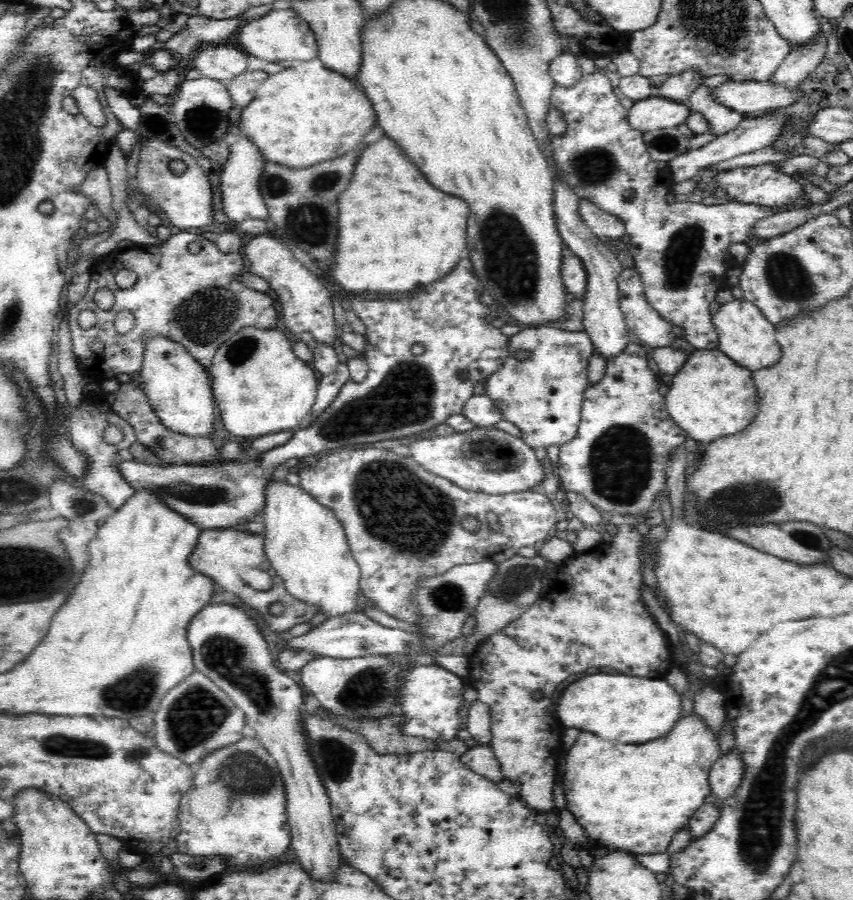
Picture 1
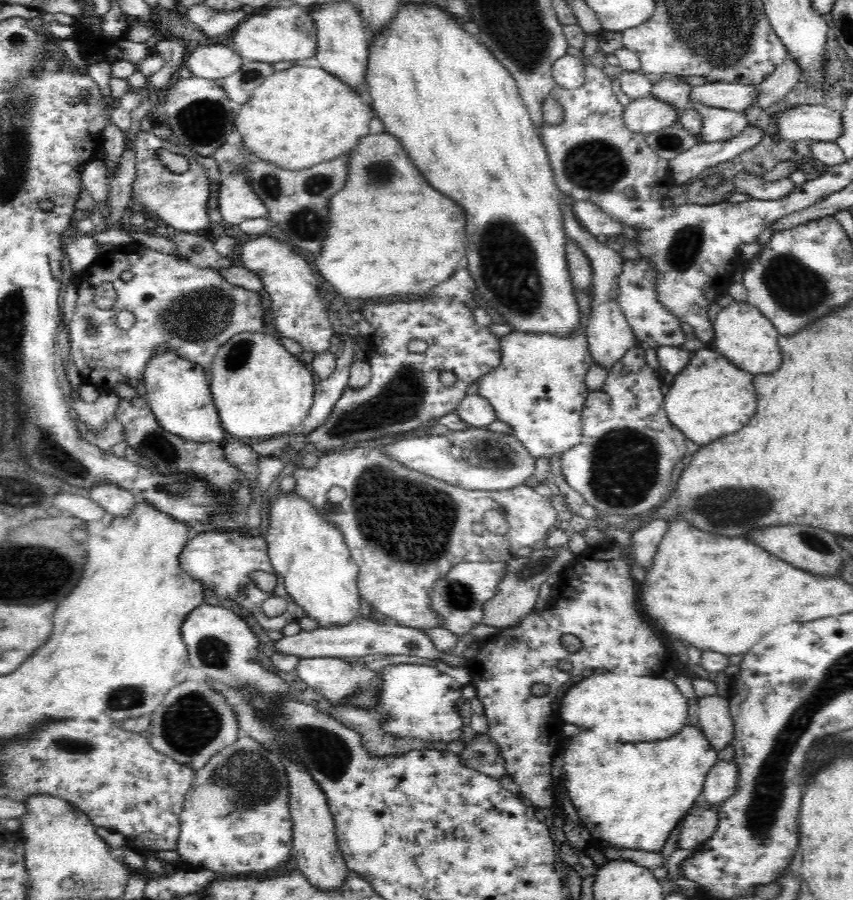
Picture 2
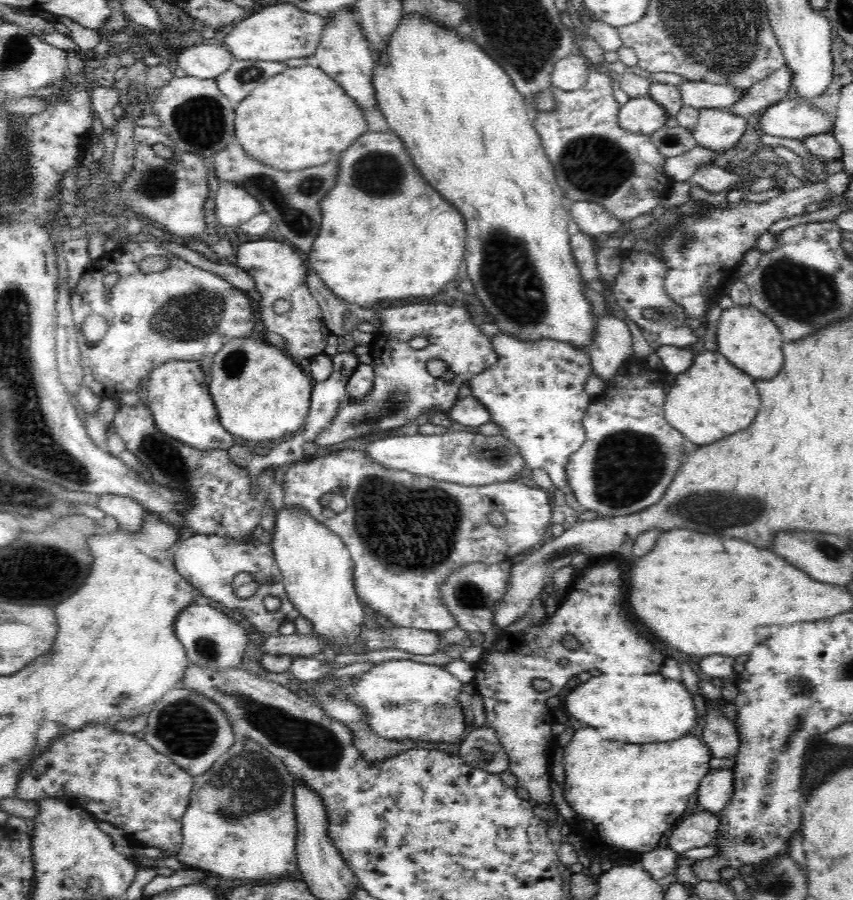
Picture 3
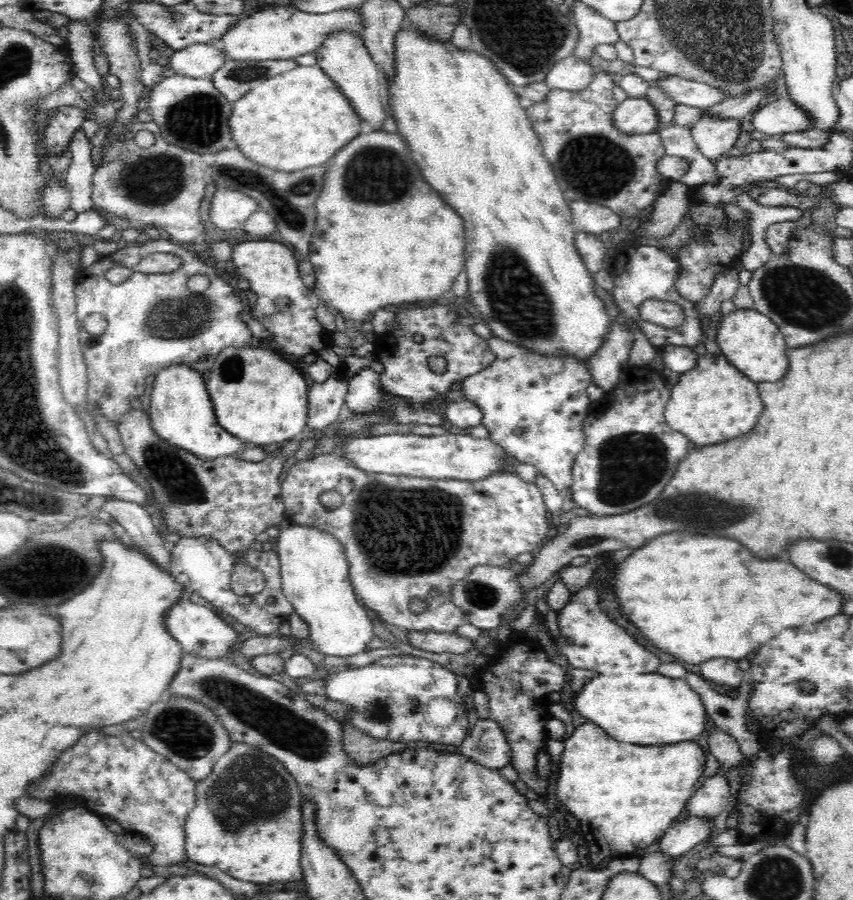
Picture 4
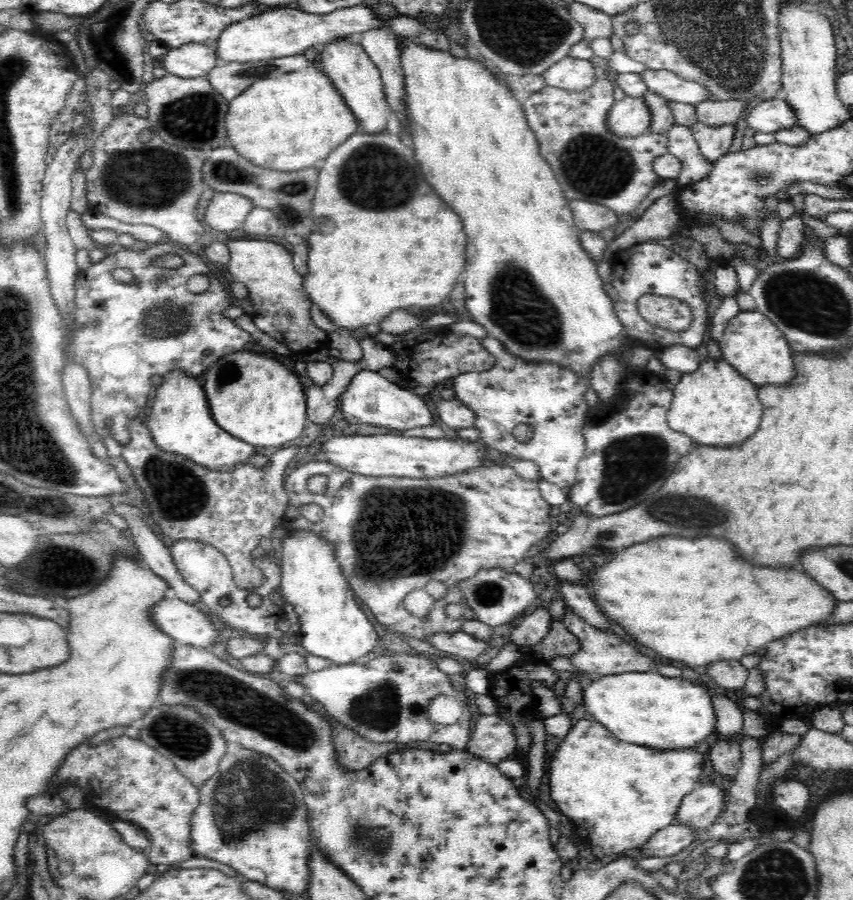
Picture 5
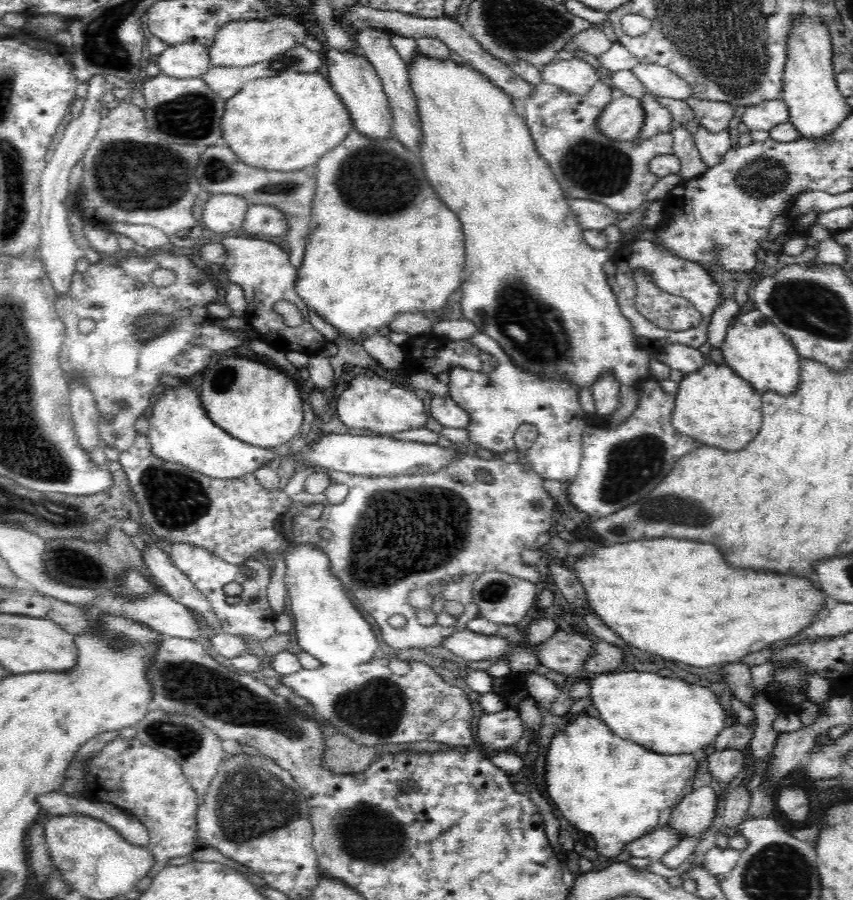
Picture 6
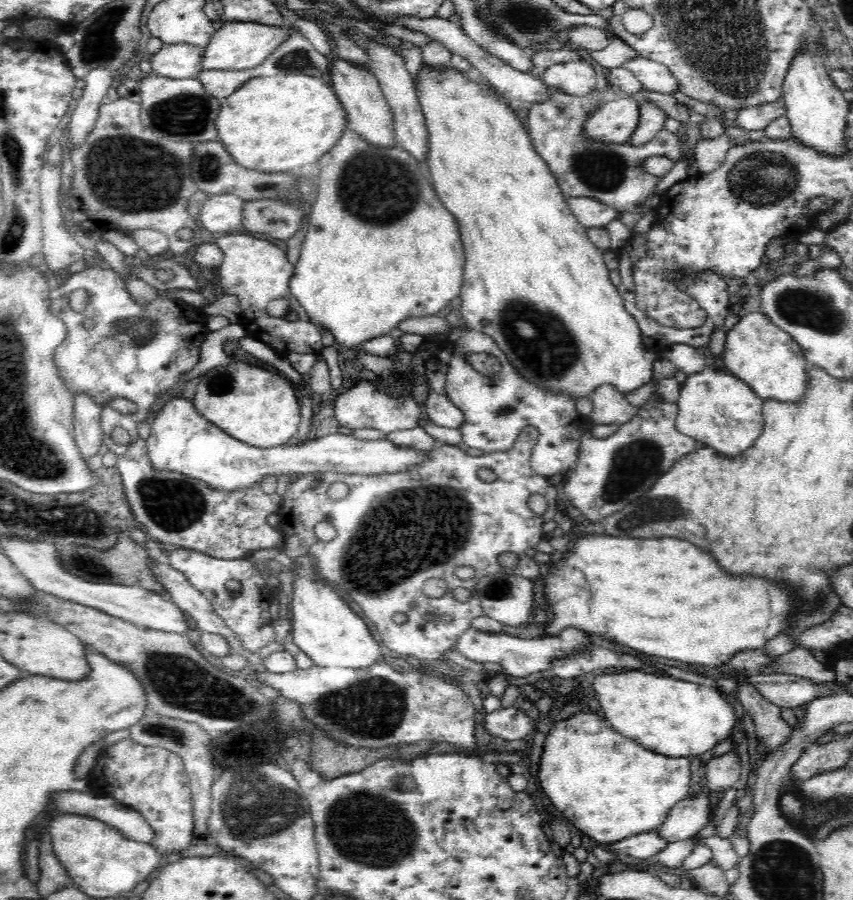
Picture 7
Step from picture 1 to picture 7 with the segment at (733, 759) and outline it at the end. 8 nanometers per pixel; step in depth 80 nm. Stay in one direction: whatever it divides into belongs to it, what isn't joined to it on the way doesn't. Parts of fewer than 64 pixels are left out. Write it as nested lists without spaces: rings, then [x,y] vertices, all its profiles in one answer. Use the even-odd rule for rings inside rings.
[[[707,793],[684,798],[670,810],[666,822],[656,831],[668,843],[695,836],[712,819],[715,805],[710,804],[709,797]]]

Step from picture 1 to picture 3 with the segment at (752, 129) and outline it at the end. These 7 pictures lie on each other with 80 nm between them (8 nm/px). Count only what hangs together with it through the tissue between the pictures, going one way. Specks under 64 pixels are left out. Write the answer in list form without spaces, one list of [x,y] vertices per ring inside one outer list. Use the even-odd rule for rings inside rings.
[[[696,145],[692,150],[688,150],[686,154],[680,156],[673,156],[672,158],[665,158],[663,172],[667,174],[668,177],[674,181],[684,182],[690,180],[690,177],[698,170],[698,166],[701,164],[710,164],[715,158],[718,158],[718,155],[725,153],[729,150],[724,150],[724,152],[712,152],[707,148],[702,148],[701,146]]]

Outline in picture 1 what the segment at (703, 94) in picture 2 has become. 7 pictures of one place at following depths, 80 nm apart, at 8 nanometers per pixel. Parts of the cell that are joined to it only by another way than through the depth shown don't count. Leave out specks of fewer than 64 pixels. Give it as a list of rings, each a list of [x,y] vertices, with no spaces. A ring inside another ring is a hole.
[[[769,80],[726,81],[711,88],[714,102],[740,113],[779,109],[797,103],[801,94],[797,87],[776,86]]]

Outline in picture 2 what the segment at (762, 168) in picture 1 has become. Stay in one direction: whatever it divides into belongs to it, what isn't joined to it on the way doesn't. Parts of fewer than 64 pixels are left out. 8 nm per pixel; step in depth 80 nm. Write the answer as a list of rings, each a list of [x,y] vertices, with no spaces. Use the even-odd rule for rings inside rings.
[[[736,174],[735,191],[747,194],[752,199],[774,200],[790,194],[797,185],[790,178],[768,182],[762,180],[760,174]]]

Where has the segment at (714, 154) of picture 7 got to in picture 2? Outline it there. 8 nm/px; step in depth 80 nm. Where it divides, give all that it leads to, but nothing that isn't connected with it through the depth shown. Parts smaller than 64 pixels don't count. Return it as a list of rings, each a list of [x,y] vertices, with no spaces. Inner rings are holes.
[[[697,102],[689,104],[689,108],[696,109],[702,117],[702,128],[698,134],[702,143],[732,140],[749,124],[744,112],[732,112]]]

